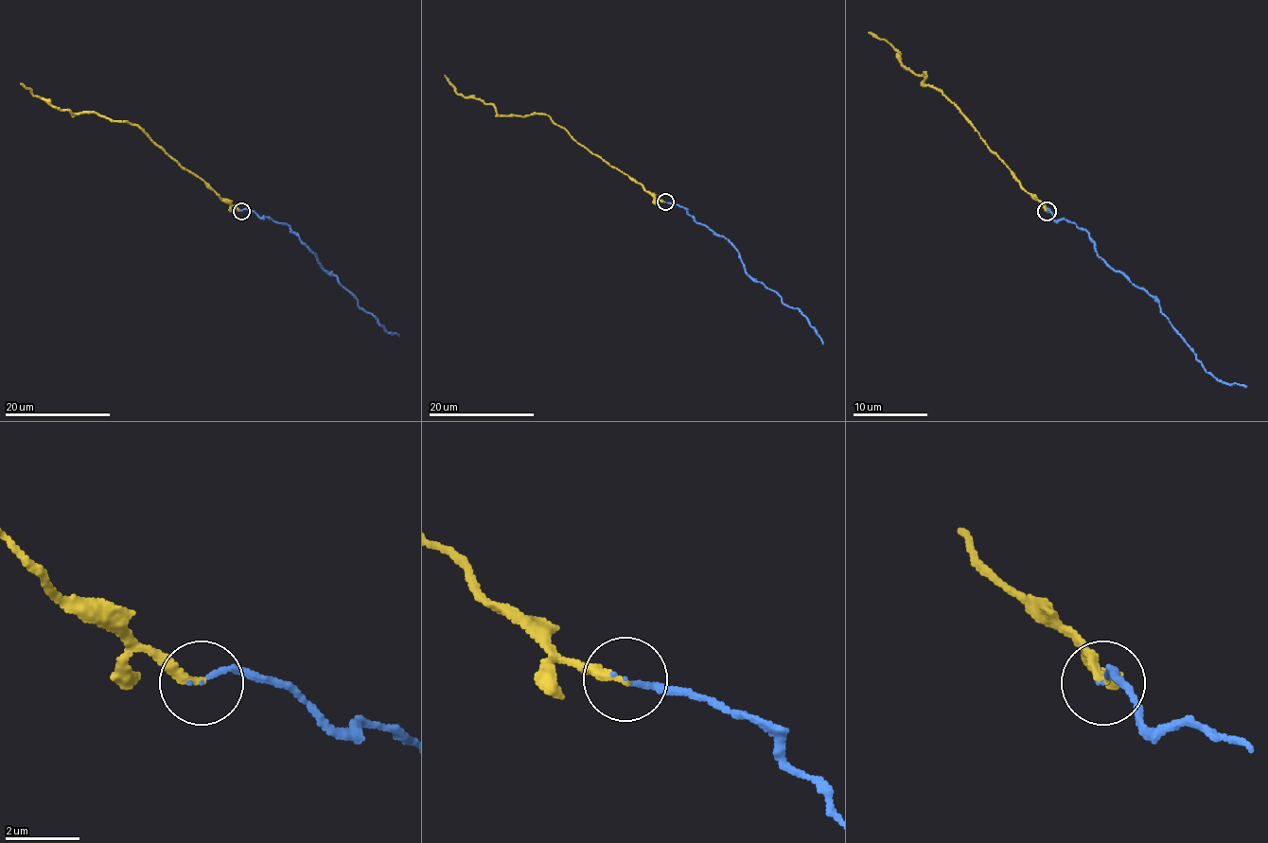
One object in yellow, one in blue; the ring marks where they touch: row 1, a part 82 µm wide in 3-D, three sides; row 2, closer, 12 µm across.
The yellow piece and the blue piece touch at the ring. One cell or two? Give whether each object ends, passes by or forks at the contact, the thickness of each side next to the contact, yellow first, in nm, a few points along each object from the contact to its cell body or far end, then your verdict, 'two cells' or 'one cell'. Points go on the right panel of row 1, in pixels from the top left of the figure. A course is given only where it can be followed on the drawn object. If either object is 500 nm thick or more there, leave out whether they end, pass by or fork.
yellow ends; blue ends; calibres 240 and 120 nm; course yellow (1047, 211), (939, 90), (922, 83), (925, 74), (916, 76), (885, 40), (868, 32); course blue (1047, 211), (1056, 220), (1067, 219), (1084, 230), (1104, 262), (1153, 297), (1209, 374), (1225, 383), (1246, 387); one cell

